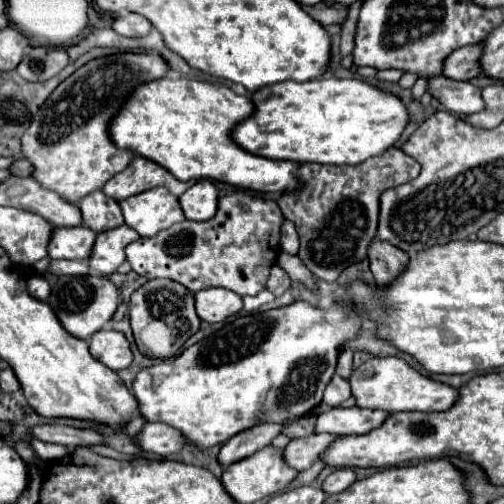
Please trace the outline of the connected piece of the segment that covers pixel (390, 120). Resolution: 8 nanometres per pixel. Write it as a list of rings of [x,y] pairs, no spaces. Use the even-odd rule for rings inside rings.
[[[316,78],[308,82],[288,80],[254,92],[252,102],[256,110],[248,120],[234,128],[234,142],[256,156],[270,160],[294,160],[298,164],[360,164],[392,148],[410,122],[410,112],[400,96],[358,78]]]

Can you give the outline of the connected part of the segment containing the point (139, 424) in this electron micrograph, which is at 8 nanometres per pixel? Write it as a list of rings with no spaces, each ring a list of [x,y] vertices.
[[[137,414],[130,419],[128,424],[126,424],[124,431],[126,431],[127,435],[131,438],[135,438],[145,423],[146,420],[141,415]]]

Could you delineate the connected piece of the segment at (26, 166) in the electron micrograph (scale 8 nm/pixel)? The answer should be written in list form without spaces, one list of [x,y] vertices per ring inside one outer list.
[[[19,159],[9,168],[10,172],[14,175],[20,175],[22,177],[31,176],[34,168],[27,160]]]

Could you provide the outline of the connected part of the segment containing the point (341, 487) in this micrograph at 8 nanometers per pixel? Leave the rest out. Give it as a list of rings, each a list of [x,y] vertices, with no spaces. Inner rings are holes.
[[[338,468],[336,472],[332,472],[324,482],[322,482],[322,490],[326,494],[338,494],[344,492],[346,488],[350,488],[350,484],[356,482],[356,472],[350,468]]]

